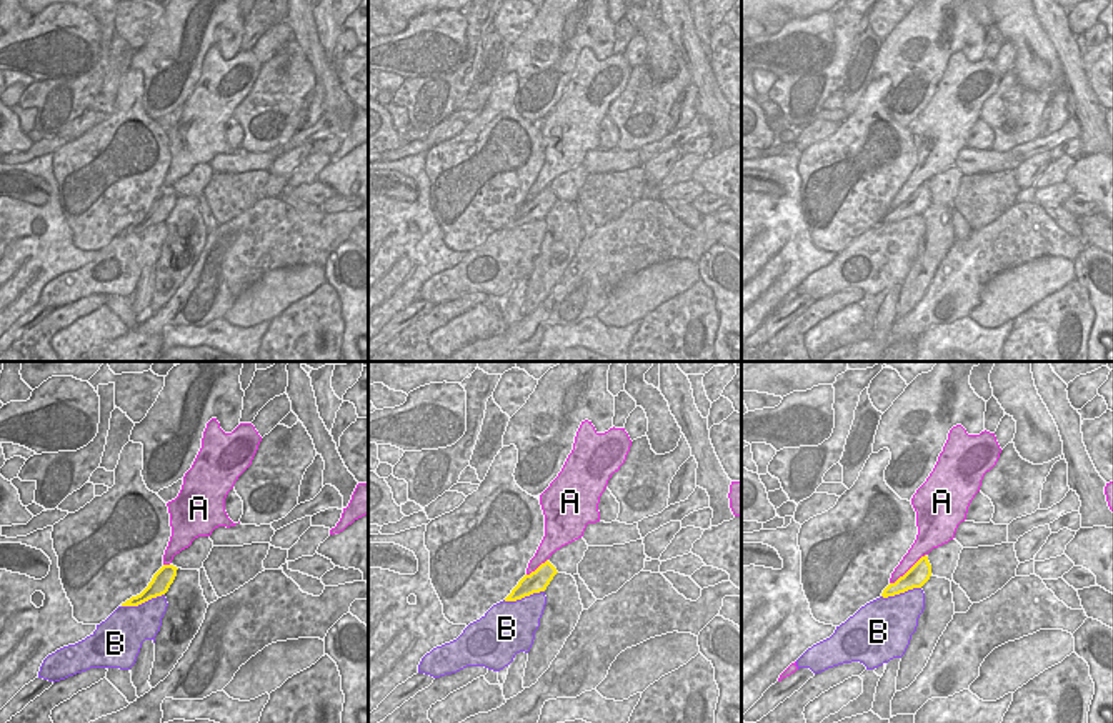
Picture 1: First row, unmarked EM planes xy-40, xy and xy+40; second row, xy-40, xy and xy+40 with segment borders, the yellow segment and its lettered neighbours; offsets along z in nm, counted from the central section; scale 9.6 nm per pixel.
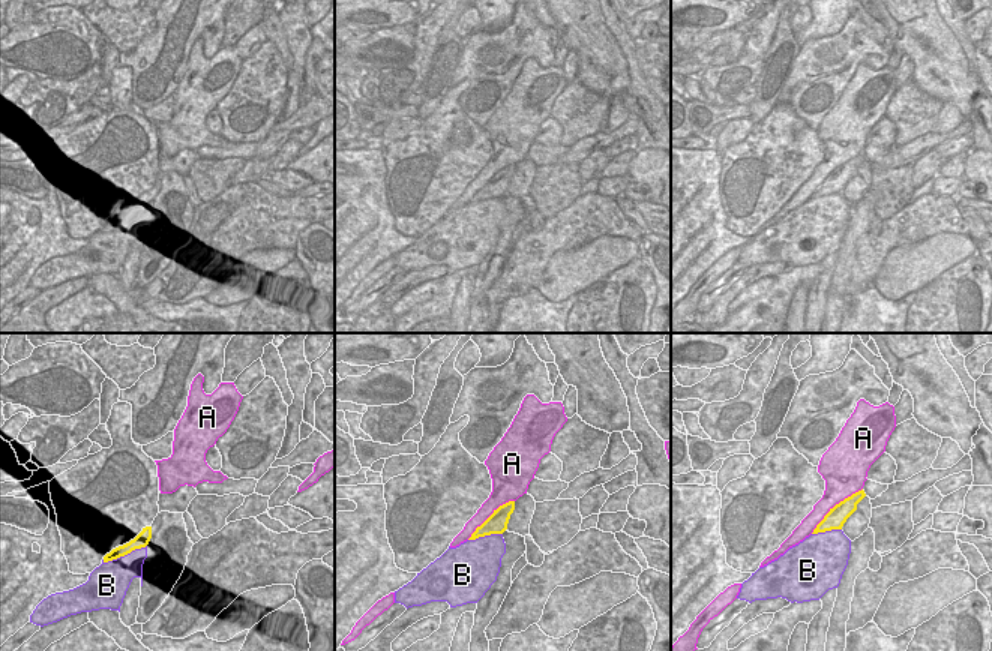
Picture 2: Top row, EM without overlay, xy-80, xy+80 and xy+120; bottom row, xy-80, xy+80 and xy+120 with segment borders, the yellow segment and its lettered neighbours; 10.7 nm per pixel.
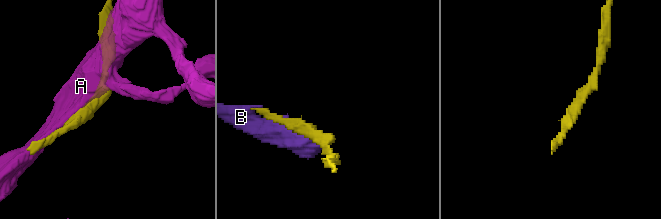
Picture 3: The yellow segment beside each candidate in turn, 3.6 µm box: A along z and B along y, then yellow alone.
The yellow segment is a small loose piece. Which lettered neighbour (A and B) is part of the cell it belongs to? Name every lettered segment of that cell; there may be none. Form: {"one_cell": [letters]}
{"one_cell": ["B"]}

